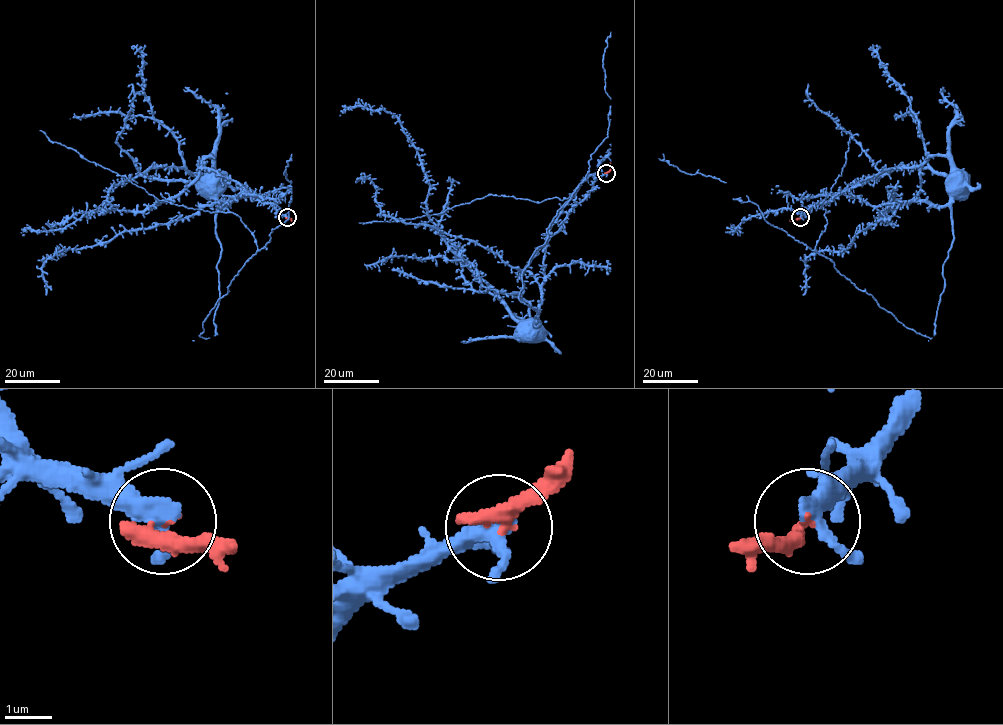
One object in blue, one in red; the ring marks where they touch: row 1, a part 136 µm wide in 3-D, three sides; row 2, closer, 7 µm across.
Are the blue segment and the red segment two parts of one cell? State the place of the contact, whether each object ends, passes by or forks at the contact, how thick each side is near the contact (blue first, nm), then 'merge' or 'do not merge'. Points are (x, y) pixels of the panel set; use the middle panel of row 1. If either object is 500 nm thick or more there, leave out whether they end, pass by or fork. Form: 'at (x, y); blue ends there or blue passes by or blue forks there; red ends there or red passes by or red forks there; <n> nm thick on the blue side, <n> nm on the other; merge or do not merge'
at (606, 173); blue passes by; red passes by; 320 nm thick on the blue side, 240 nm on the other; merge

